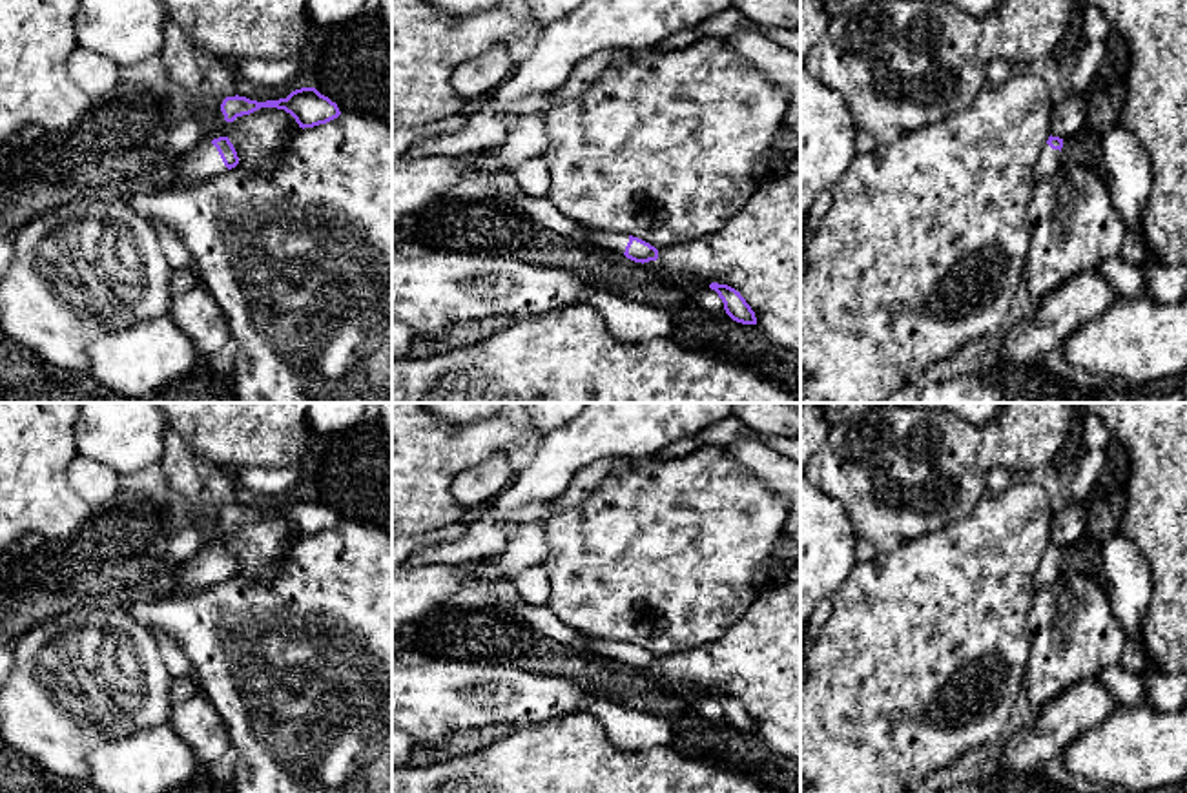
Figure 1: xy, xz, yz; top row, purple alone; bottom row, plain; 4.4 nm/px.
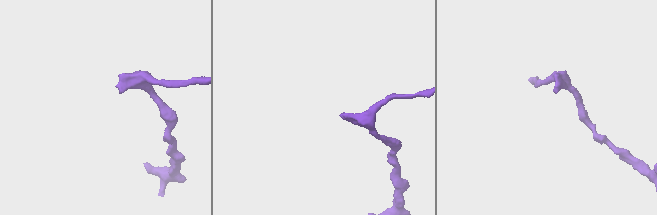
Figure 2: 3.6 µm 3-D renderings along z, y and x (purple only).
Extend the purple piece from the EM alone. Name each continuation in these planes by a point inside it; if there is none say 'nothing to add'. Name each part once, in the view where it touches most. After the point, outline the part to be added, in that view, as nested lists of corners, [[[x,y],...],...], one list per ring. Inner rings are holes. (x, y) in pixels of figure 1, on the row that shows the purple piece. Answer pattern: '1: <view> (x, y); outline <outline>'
1: xy (201, 163); outline [[[202,140],[199,146],[177,159],[177,164],[173,168],[173,180],[170,186],[193,186],[197,182],[221,175],[226,170],[228,168],[224,166],[212,140]]]

